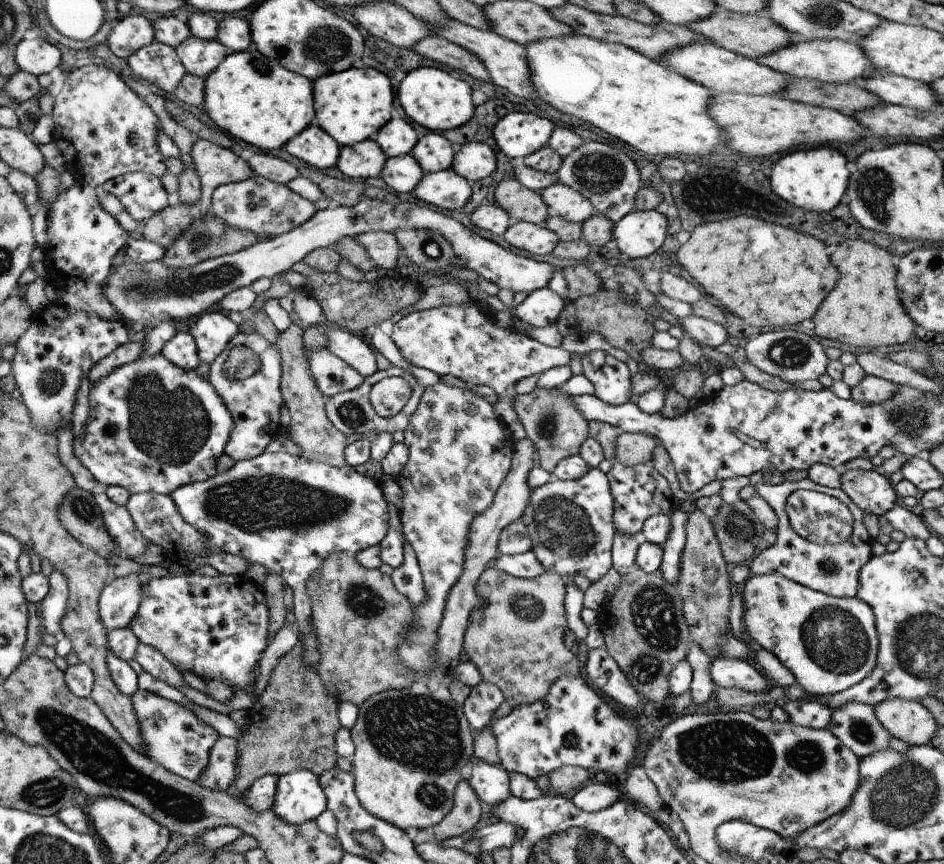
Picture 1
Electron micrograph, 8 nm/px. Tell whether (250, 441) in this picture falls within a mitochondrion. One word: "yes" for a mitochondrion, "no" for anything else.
no

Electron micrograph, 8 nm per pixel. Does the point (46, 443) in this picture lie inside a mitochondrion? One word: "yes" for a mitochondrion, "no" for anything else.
no

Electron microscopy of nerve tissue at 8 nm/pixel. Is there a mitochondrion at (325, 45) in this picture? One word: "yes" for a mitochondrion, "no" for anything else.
yes

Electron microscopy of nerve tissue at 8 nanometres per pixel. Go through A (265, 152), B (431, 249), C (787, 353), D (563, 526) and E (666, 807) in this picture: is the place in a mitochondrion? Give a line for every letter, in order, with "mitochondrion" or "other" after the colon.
A: other
B: mitochondrion
C: mitochondrion
D: mitochondrion
E: other

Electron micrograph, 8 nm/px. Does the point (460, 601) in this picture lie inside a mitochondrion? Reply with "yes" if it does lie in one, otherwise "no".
no

